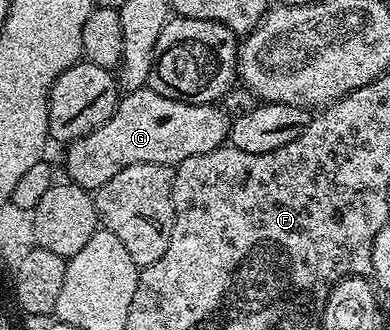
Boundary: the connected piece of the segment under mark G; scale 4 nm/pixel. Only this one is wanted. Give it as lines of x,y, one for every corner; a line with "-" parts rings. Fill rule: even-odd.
148,86
124,93
117,101
115,114
91,134
72,141
65,152
65,172
80,188
102,188
119,170
140,164
176,166
195,154
207,154
229,139
230,117
216,103
188,104
175,98
163,98

